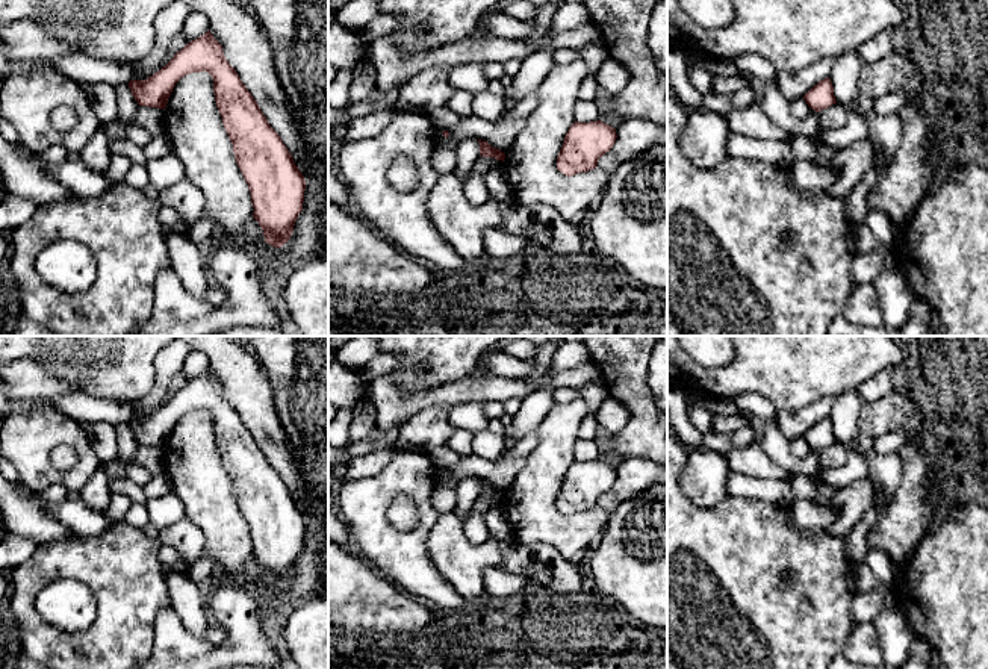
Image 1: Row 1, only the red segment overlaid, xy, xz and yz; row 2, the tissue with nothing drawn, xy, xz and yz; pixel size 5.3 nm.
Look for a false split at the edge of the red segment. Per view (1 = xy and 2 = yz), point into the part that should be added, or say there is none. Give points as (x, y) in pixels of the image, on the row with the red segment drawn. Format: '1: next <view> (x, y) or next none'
1: next none
2: next none

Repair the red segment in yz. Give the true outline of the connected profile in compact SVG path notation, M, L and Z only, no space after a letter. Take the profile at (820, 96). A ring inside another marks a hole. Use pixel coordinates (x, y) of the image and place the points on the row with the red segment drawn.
M829 77L820 80L817 85L814 85L805 95L803 100L806 104L816 110L820 112L823 109L828 109L829 106L835 104L835 95L834 95L834 86Z

